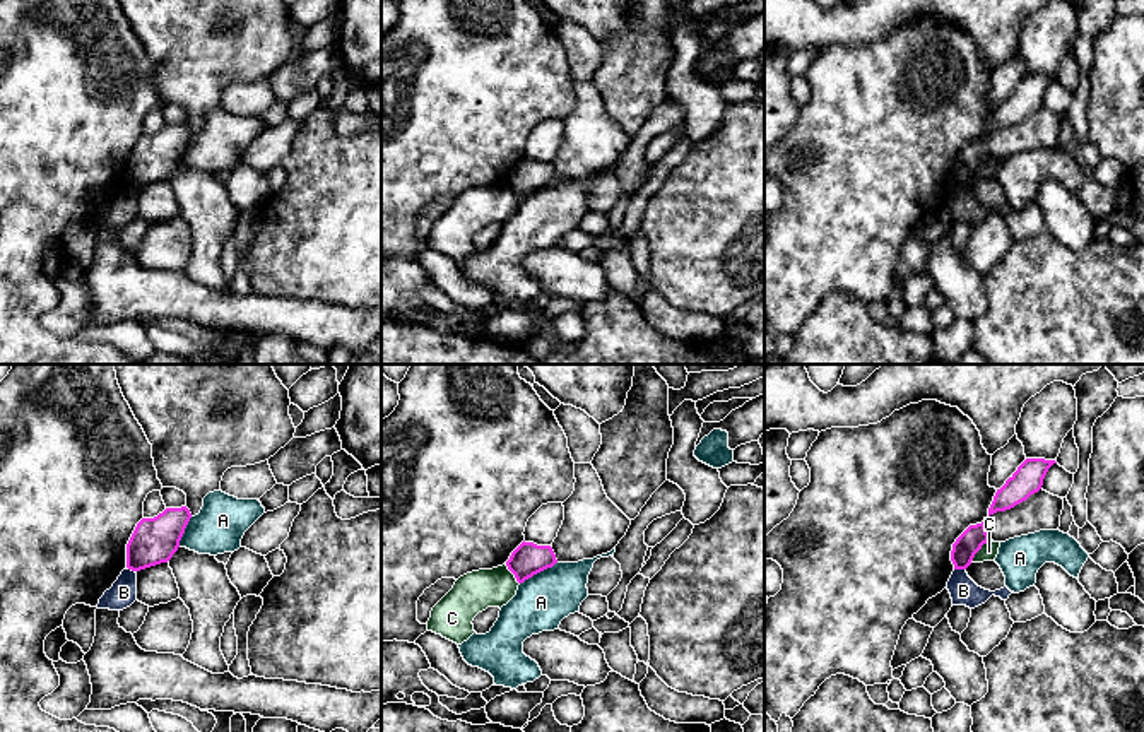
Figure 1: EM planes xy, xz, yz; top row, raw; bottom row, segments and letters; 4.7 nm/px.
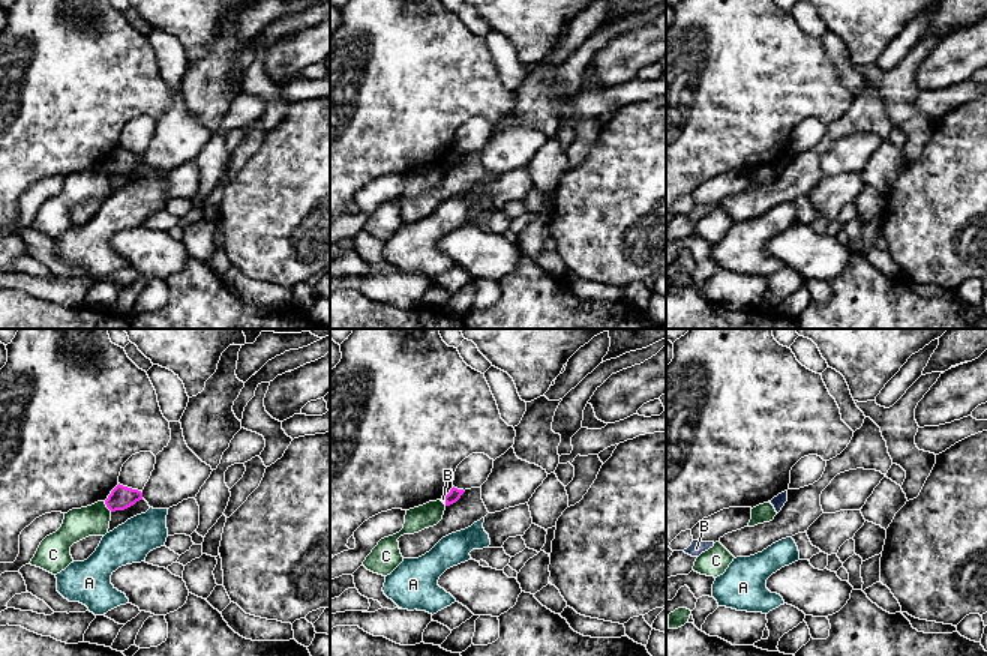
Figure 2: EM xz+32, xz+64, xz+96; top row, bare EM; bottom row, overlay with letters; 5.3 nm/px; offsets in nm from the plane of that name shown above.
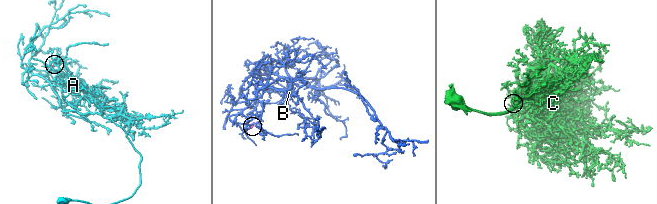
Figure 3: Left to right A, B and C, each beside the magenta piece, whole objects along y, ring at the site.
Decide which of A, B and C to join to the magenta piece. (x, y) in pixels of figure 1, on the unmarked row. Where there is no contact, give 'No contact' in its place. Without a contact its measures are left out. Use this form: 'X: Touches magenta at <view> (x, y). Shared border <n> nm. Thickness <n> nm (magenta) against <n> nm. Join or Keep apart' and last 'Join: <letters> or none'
A: Touches magenta at xz (537, 188). Shared border 200 nm. Thickness 160 nm (magenta) against 260 nm. Keep apart
B: Touches magenta at yz (960, 185). Shared border 60 nm. Thickness 120 nm (magenta) against 130 nm. Keep apart
C: Touches magenta at yz (978, 166). Shared border 140 nm. Thickness 120 nm (magenta) against 90 nm. Keep apart
Join: none

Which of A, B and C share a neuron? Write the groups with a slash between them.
A / B / C

